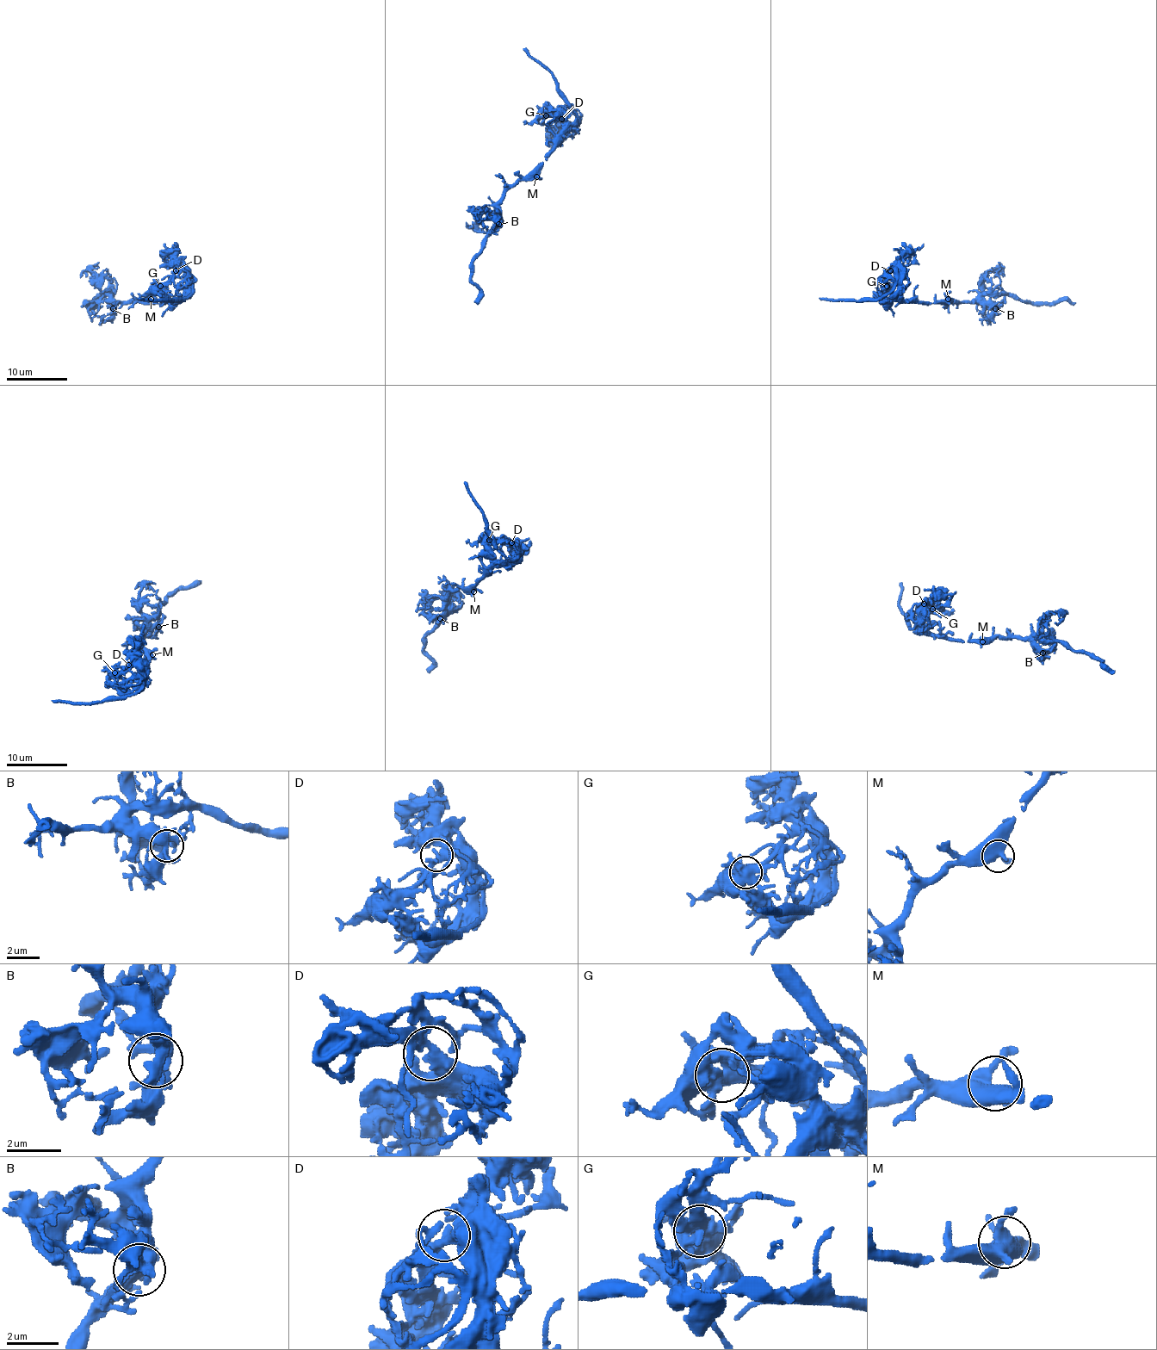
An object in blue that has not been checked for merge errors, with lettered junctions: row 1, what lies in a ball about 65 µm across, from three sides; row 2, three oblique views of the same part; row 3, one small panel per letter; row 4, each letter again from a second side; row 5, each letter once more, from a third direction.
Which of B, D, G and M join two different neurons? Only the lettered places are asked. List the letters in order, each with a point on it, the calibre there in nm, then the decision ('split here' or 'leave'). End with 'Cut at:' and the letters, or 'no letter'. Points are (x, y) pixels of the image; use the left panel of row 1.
B: place (113, 308); calibre 400 nm; leave
D: place (176, 270); calibre 280 nm; leave
G: place (160, 286); calibre 550 nm; leave
M: place (151, 299); calibre 600 nm; leave
Cut at: no letter

